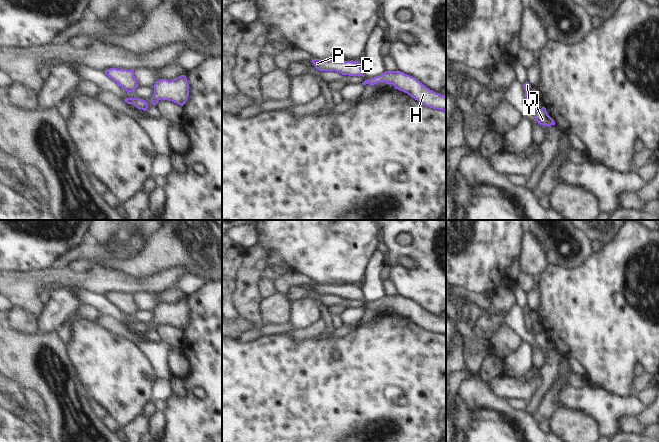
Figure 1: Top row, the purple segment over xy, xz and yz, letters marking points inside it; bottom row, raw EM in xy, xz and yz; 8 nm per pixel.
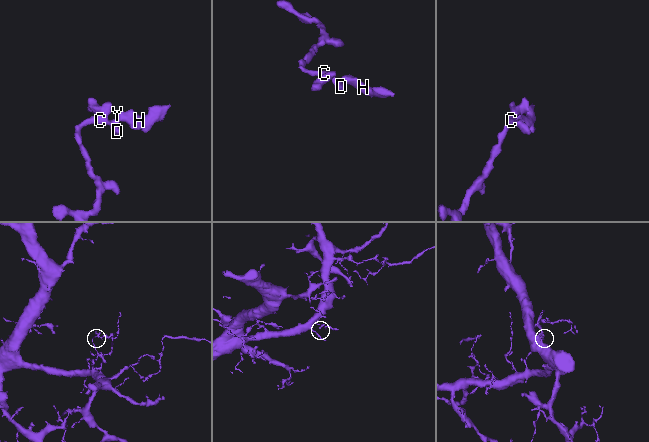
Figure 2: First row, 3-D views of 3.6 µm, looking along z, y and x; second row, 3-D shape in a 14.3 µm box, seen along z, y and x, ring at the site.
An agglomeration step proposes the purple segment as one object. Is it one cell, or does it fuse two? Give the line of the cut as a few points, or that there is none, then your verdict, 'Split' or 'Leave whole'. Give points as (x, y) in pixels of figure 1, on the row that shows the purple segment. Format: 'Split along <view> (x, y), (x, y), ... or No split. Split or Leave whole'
No split. Leave whole.

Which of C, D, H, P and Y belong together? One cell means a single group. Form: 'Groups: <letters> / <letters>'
Groups: C D H P Y.

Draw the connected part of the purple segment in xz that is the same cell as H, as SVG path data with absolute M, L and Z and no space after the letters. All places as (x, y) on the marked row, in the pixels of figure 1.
M398 70L385 71L379 76L365 80L362 84L373 85L380 83L381 81L385 82L386 84L392 84L395 87L395 89L407 93L412 98L414 98L415 100L427 107L439 109L446 112L445 95L441 95L430 90L420 81L418 81L415 77L407 75Z

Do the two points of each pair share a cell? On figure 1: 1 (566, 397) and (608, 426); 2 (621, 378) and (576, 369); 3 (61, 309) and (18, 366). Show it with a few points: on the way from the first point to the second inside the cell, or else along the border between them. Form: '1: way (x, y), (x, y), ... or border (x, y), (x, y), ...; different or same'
1: way (577, 399), (584, 399), (600, 415); same
2: border (569, 356), (575, 356), (580, 361), (586, 374); different
3: border (56, 330), (50, 333), (38, 333); different

